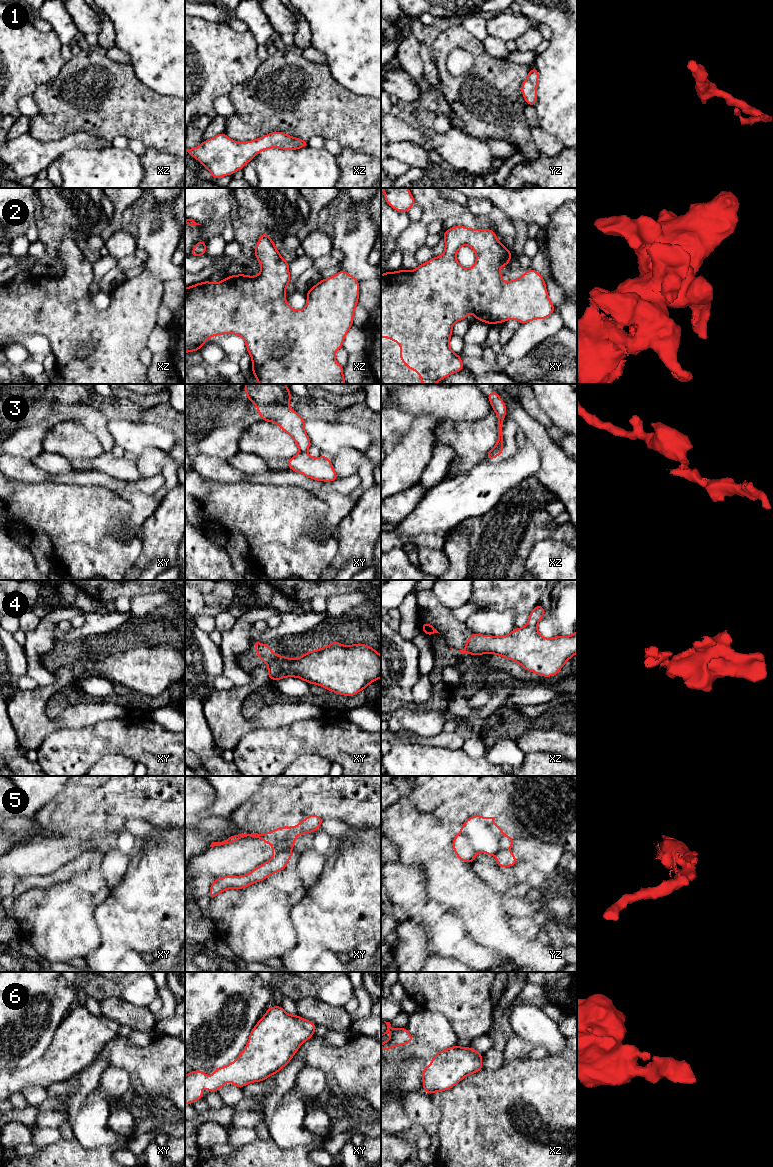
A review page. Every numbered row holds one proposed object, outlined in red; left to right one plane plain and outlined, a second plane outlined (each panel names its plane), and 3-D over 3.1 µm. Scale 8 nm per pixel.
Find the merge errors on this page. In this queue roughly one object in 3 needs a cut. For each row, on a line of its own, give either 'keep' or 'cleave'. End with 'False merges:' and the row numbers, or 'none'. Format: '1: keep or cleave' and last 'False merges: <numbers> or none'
1: keep
2: keep
3: cleave
4: cleave
5: cleave
6: keep
False merges: 3, 4, 5

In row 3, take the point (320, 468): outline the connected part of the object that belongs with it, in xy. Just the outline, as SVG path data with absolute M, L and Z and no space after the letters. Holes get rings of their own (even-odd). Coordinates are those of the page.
M299 452L287 461L287 465L292 471L317 481L331 482L339 479L330 459L324 455L314 458L307 452Z

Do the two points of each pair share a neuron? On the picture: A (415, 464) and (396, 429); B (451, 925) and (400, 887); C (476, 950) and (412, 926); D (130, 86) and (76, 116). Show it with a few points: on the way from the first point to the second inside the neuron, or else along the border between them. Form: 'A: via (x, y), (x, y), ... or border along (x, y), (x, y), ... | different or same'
A: border along (414, 418), (409, 431), (393, 446) | different
B: via (438, 918), (428, 915), (413, 900) | same
C: border along (415, 920), (420, 925) | different
D: via (117, 99), (101, 99), (89, 103) | same

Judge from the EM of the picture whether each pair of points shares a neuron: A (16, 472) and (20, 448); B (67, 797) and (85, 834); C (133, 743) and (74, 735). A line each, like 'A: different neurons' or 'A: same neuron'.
A: different neurons
B: different neurons
C: same neuron

